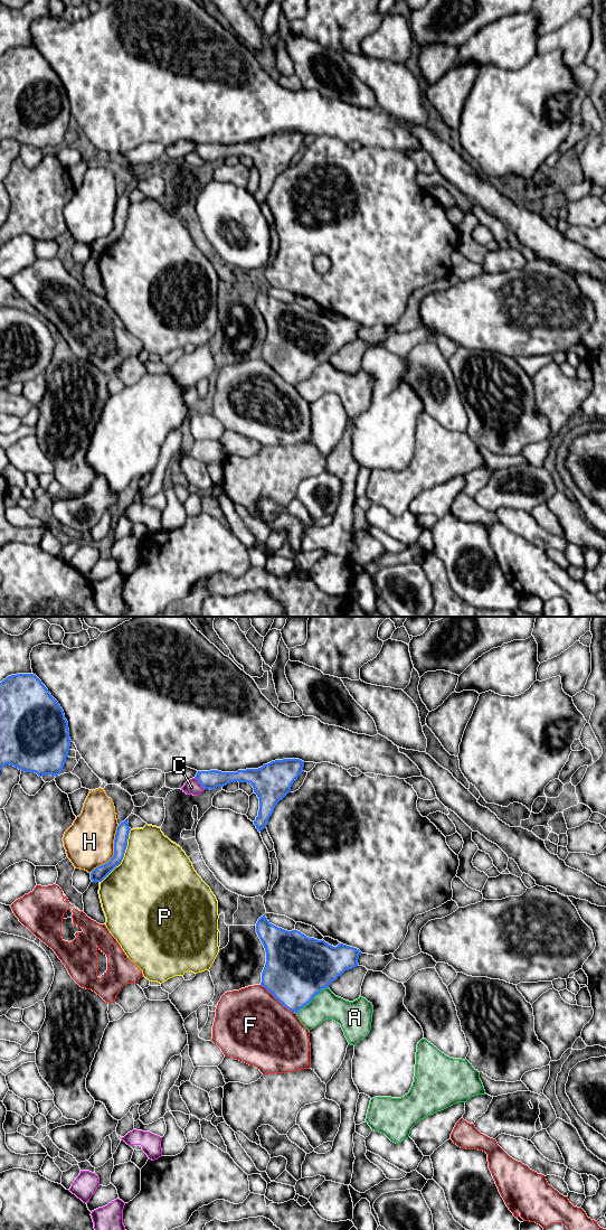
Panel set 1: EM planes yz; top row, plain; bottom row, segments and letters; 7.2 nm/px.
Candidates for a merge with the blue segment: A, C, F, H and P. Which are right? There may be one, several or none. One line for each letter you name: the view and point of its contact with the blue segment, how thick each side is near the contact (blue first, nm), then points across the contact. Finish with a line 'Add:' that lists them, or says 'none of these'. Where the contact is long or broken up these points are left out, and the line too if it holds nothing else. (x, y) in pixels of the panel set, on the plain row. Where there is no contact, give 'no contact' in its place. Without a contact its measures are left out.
A: meets blue in yz at (311, 373); 460 nm thick on the blue side, 200 nm on the other
Add: A

